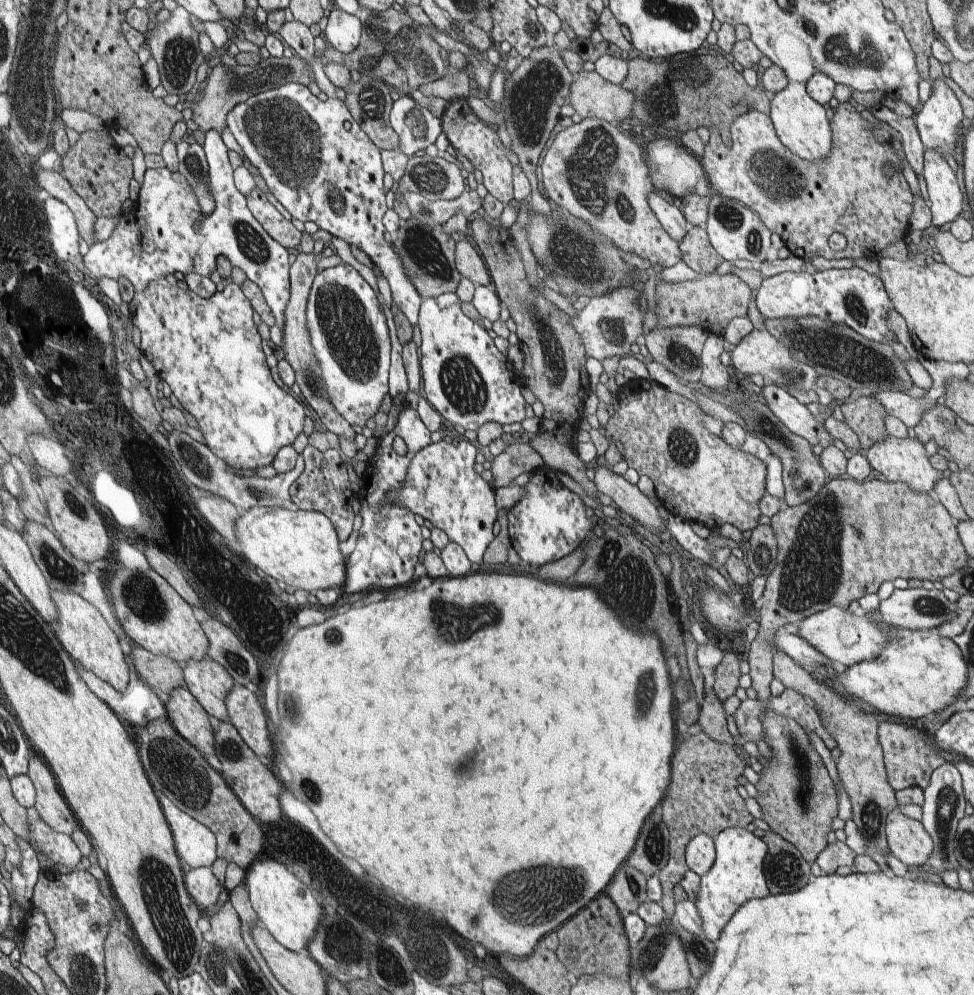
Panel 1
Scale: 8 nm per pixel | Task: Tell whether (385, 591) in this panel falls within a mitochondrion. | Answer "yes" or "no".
no

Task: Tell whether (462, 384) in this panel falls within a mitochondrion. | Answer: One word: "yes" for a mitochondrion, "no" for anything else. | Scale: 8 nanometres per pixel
yes

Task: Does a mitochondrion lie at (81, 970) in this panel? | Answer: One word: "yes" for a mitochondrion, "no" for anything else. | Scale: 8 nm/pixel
yes

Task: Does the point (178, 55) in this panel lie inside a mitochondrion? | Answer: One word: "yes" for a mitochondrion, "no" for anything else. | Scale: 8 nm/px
yes

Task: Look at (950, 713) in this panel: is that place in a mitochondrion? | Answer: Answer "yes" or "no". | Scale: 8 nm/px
no

